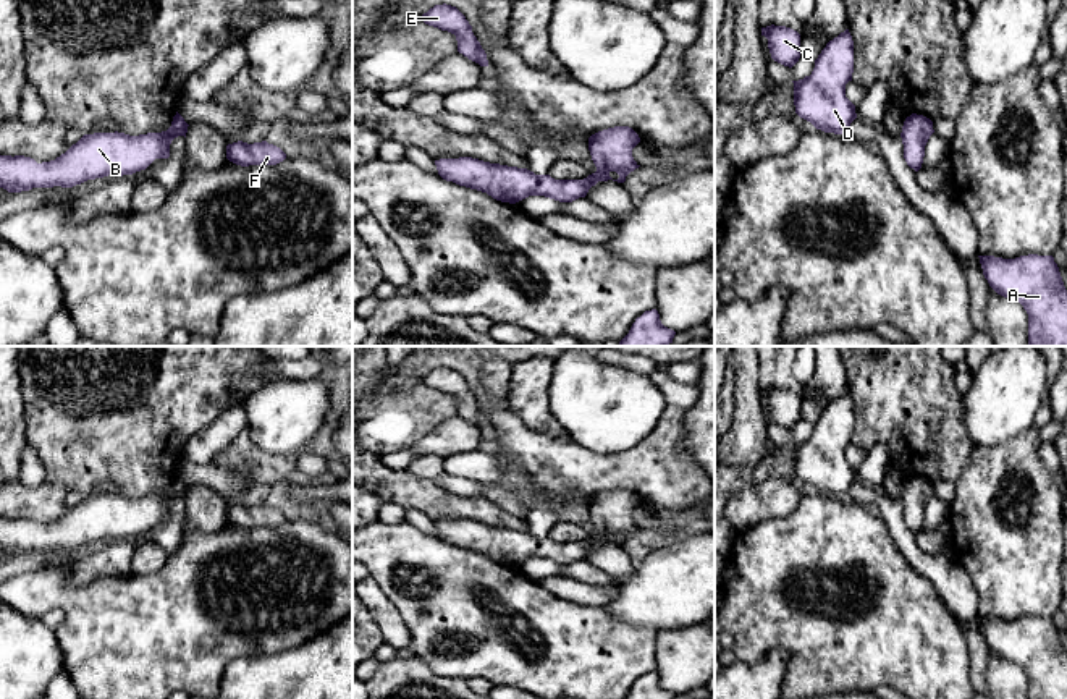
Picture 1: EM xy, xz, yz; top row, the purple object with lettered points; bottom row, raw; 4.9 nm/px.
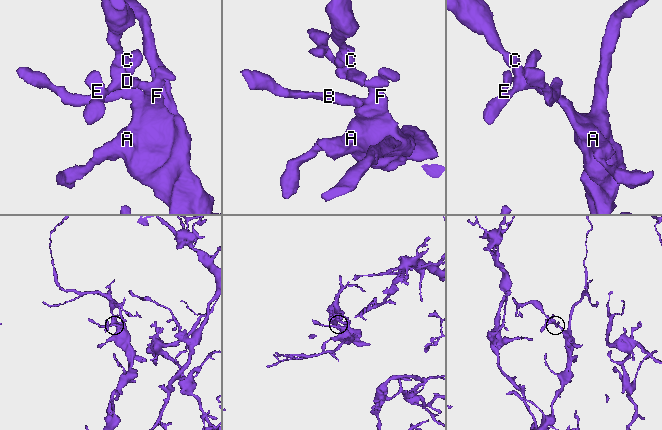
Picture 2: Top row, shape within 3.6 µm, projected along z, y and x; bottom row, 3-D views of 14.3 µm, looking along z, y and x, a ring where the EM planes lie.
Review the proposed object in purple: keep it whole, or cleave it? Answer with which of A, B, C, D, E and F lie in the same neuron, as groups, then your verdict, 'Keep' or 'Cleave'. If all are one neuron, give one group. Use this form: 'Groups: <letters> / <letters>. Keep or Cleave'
Groups: A B C D E F. Keep

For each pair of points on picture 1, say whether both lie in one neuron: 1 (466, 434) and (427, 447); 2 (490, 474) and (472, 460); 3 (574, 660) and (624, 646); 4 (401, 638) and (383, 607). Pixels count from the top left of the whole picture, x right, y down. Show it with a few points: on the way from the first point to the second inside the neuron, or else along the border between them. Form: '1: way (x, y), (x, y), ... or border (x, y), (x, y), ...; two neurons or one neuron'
1: way (456, 436), (437, 442); one neuron
2: way (485, 470), (477, 465); one neuron
3: way (587, 657), (611, 656); one neuron
4: way (393, 630), (385, 615); one neuron

